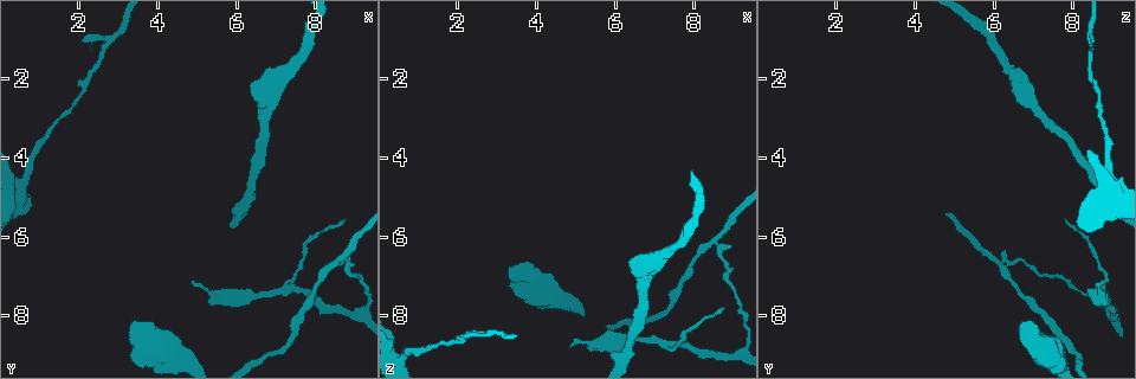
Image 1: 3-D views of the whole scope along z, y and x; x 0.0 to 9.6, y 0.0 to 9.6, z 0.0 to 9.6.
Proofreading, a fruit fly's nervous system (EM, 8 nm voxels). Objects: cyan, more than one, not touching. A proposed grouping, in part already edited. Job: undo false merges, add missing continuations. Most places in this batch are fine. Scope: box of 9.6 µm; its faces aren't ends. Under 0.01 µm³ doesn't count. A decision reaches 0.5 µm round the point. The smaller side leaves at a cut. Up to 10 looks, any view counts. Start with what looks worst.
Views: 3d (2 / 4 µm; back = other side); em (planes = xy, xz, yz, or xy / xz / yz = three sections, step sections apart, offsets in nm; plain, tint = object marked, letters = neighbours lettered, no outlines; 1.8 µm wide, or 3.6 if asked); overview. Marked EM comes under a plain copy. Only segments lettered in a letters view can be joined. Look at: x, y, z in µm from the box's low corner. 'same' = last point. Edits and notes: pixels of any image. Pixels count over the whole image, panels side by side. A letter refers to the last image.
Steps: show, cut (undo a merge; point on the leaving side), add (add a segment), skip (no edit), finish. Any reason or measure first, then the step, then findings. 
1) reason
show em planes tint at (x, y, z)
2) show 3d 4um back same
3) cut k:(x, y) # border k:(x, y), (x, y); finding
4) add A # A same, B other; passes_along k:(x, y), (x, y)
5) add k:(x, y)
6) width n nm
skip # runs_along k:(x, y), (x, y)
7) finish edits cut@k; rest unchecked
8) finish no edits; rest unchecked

arms part here
show 3d 2um at (8.50, 6.65, 6.20)

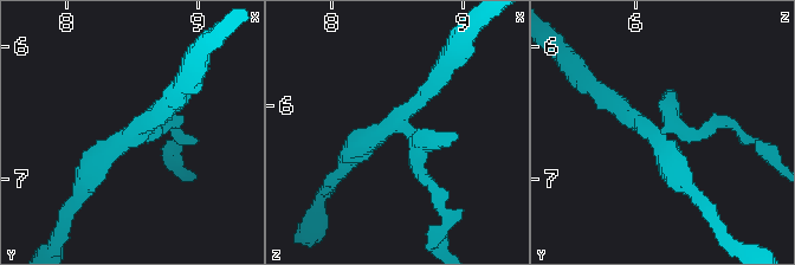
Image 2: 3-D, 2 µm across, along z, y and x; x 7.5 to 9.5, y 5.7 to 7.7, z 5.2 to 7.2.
arms 3
show em planes letters at (8.56, 6.64, 6.18)

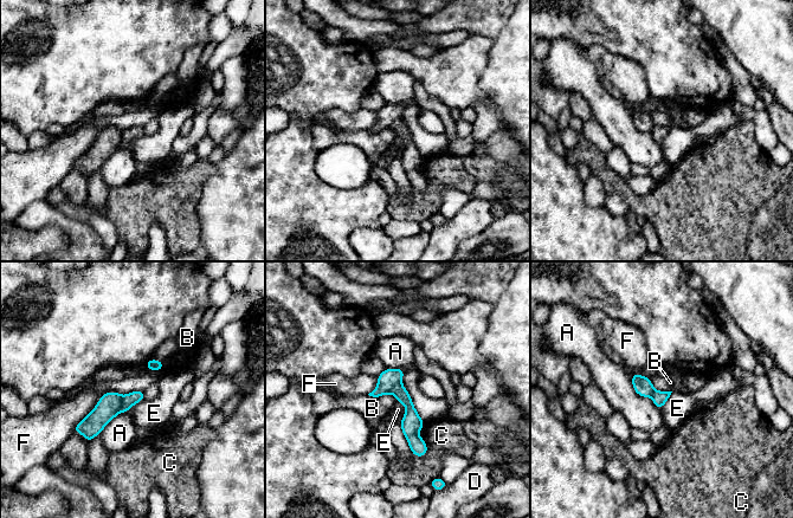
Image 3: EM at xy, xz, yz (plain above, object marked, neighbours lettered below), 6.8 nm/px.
longest_contact A 460 nm
cut 3:(129, 400) # A other, B other, C other, D other, E other, F other; part_leaving 3:(399, 387), (421, 453); two neurons meet here

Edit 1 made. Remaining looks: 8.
thick turns thin
show 3d 4um at (3.45, 8.45, 6.95)

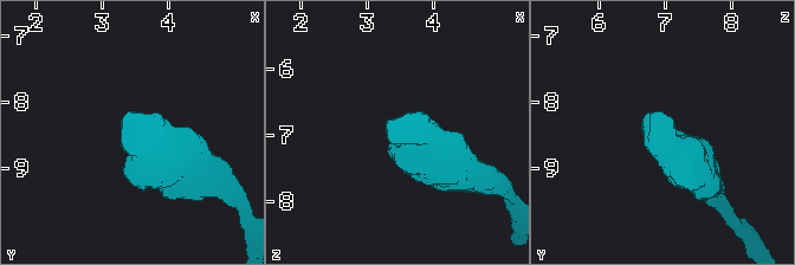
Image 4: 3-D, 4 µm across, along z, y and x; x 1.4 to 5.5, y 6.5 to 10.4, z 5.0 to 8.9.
now the EM
show em 3.6um planes tint at (3.50, 8.45, 6.90)

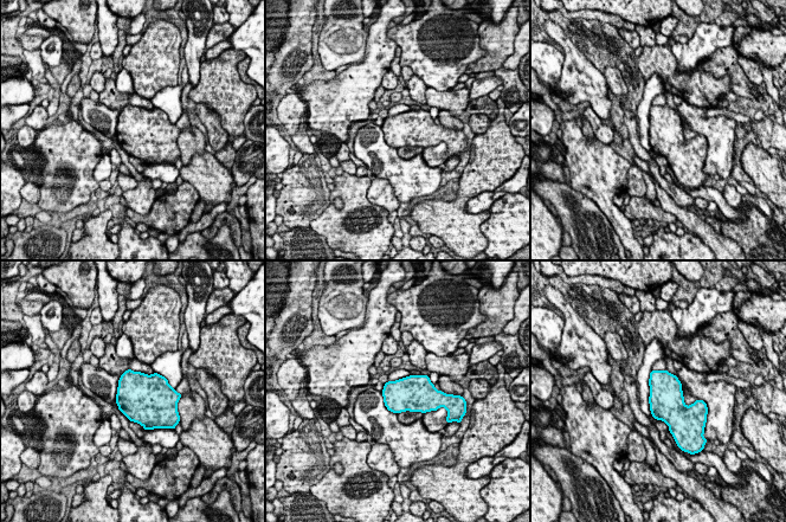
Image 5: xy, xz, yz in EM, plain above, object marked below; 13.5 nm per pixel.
see the neighbours
show em 3.6um planes letters same

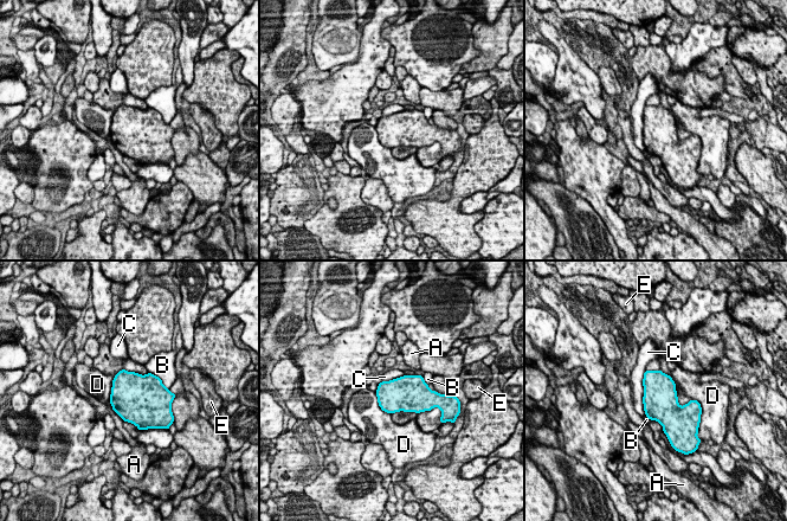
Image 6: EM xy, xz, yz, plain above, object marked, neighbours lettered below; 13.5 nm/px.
width 460 nm
skip # A other, B other, C other, D other, E other; border 6:(645, 370), (643, 379), (644, 415); one neuron here

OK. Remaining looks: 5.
finish edits cut@3; rest unchecked

